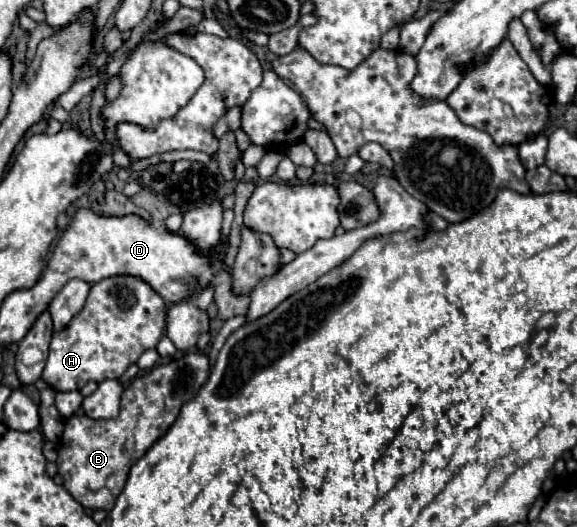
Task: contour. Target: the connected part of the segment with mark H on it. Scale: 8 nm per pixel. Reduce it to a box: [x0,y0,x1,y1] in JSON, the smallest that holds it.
[41,275,165,391]

